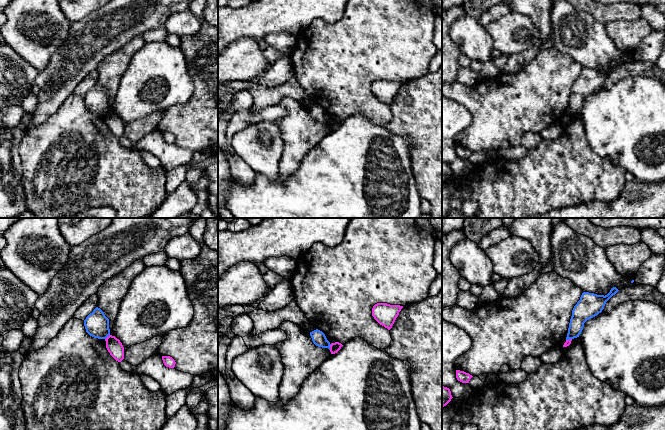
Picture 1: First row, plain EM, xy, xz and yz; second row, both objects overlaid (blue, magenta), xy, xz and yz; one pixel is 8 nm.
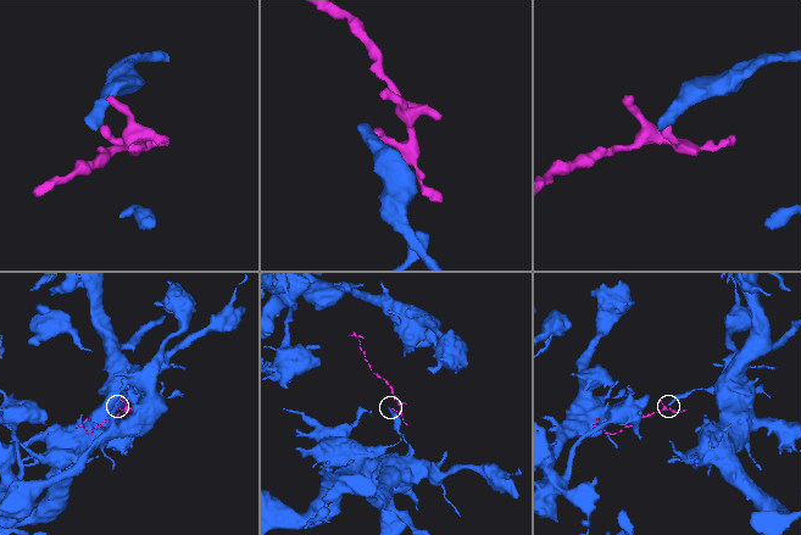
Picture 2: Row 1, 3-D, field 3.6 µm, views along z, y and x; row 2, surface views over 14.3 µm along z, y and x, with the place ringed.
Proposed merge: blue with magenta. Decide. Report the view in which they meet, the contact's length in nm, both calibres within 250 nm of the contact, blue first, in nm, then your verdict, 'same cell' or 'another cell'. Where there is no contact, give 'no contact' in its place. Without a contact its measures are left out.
xz | 50 nm | 110/80 nm | another cell

